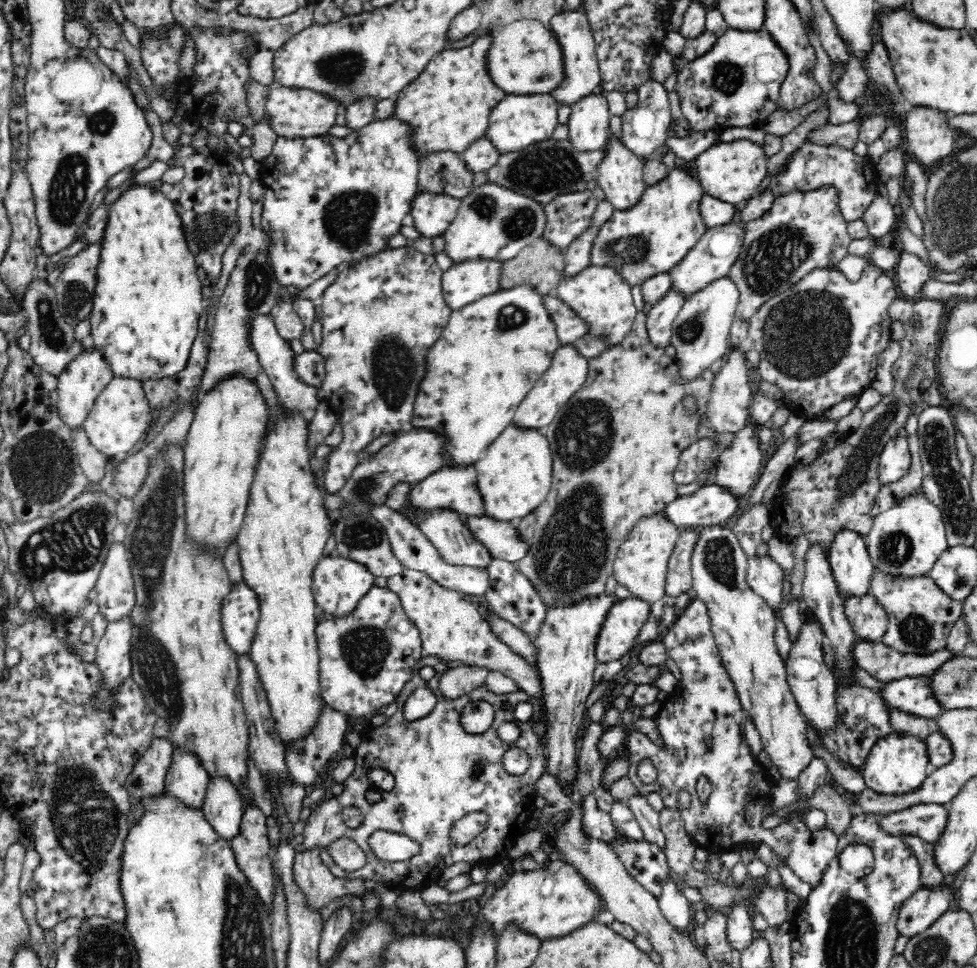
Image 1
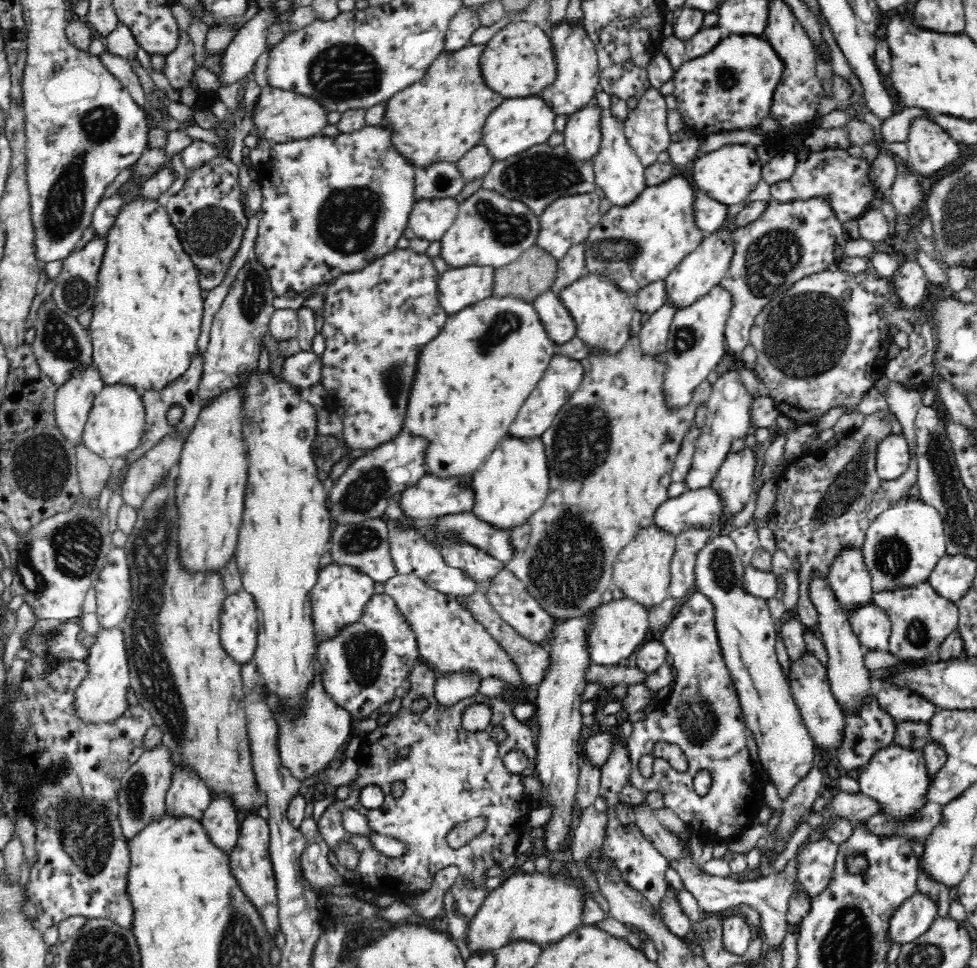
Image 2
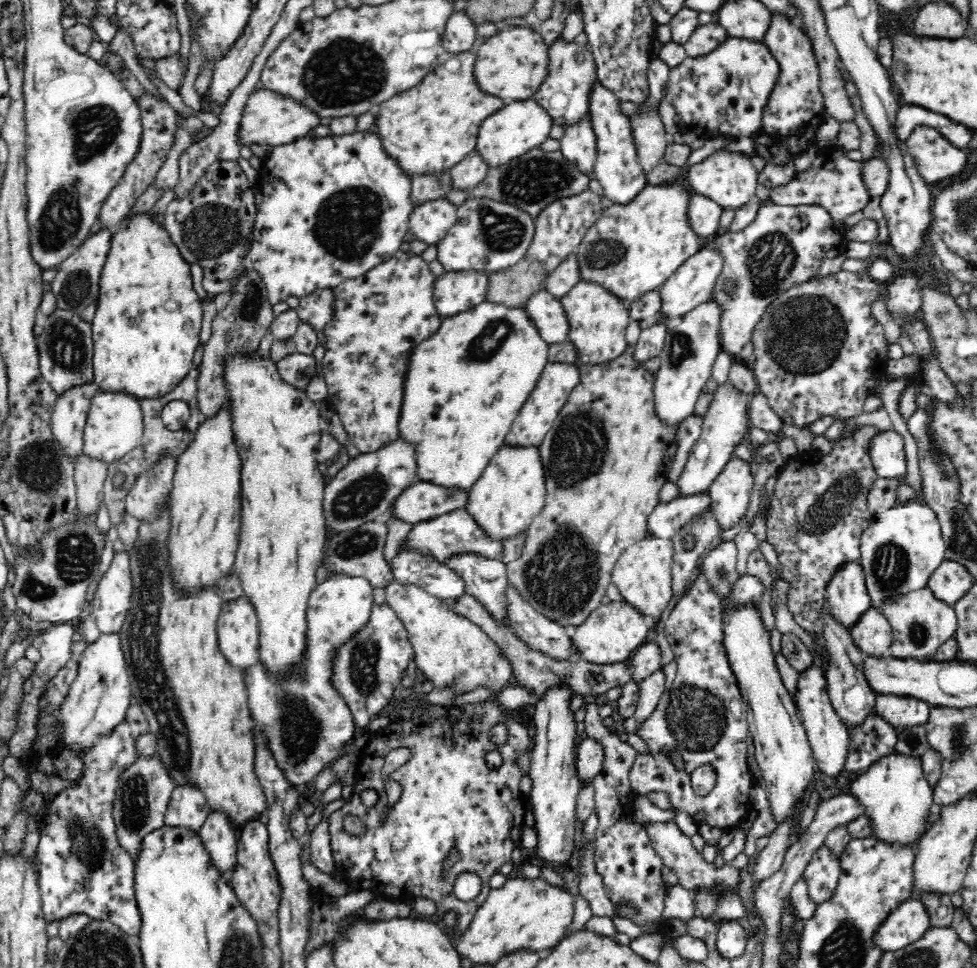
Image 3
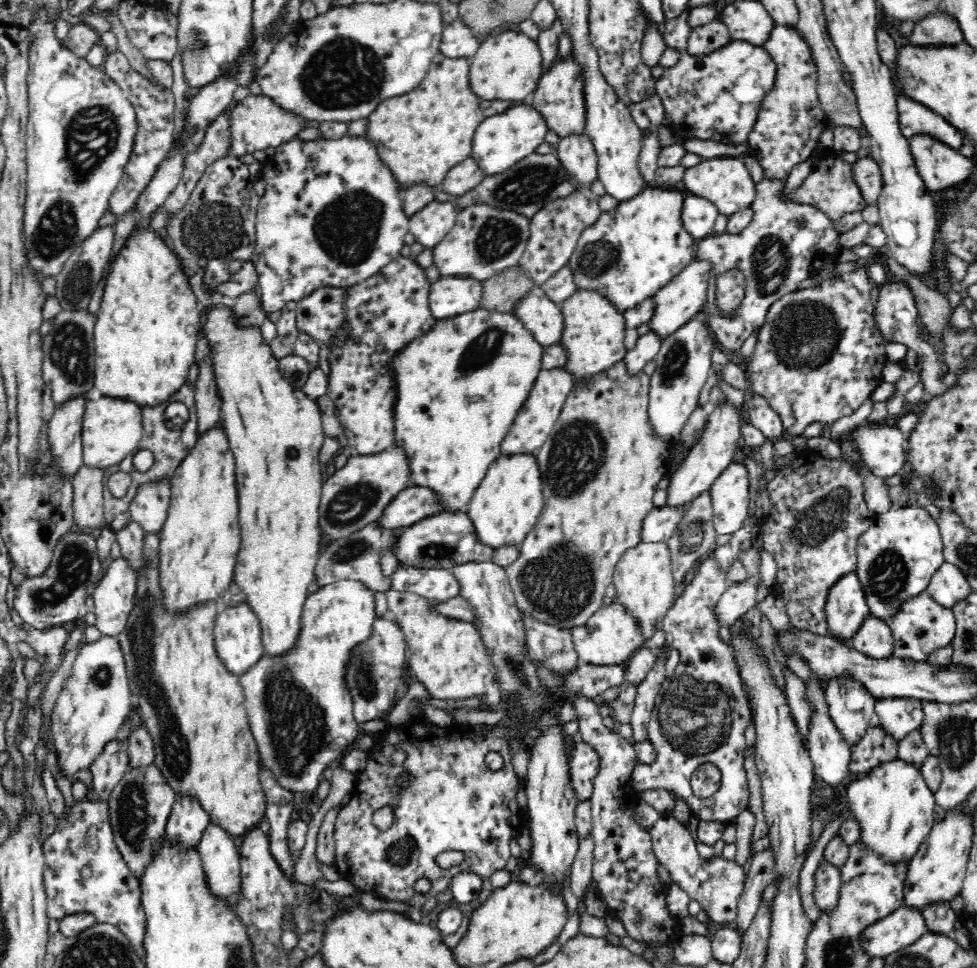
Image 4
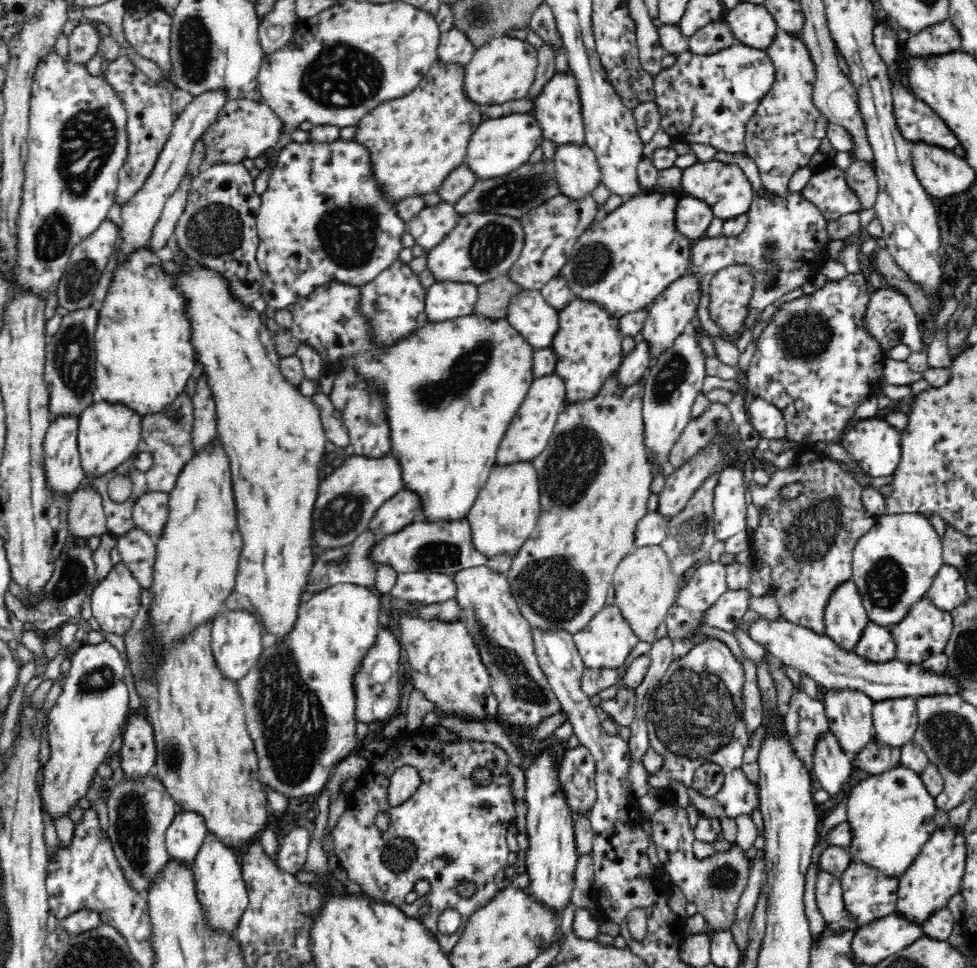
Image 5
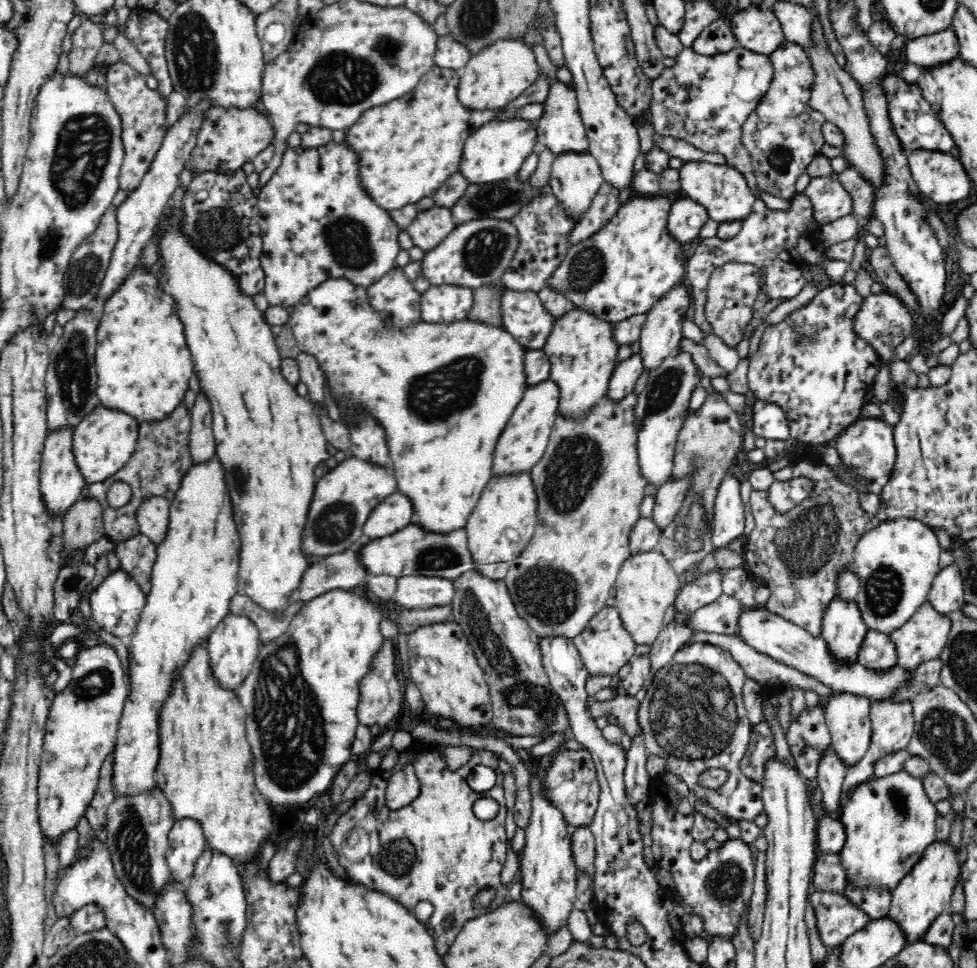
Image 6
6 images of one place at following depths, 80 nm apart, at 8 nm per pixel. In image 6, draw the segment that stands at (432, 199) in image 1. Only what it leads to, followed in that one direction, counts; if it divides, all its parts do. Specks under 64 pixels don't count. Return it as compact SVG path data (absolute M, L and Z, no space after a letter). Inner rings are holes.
M435 205L430 210L420 212L406 230L414 246L427 253L442 243L458 225L450 208Z

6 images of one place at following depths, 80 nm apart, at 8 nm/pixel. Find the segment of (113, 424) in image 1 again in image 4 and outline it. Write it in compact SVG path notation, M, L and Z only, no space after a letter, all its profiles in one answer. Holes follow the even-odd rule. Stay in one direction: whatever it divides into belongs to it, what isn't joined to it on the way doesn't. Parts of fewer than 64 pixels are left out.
M102 395L99 400L88 400L82 424L83 462L102 468L118 464L137 451L143 430L138 403L110 395Z

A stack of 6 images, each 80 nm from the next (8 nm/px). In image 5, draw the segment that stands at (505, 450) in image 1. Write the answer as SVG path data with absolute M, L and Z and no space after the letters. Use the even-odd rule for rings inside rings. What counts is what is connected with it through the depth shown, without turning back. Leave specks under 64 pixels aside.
M533 461L496 462L466 516L470 521L474 546L488 558L498 554L514 556L537 525L541 513L539 486Z

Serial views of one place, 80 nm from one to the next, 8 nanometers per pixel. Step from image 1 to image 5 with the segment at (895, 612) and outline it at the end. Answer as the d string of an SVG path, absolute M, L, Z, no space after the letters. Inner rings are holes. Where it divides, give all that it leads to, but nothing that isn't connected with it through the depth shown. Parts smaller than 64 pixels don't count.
M927 596L918 599L918 602L908 607L902 620L890 626L892 638L896 643L895 659L911 665L924 663L928 658L946 649L953 628L951 611L937 607Z

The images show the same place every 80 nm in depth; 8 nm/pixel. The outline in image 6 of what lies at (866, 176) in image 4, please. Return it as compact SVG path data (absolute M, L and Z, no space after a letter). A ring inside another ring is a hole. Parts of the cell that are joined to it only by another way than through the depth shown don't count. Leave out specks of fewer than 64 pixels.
M848 166L841 174L841 182L854 200L854 214L859 219L873 213L876 189L870 180L858 169Z

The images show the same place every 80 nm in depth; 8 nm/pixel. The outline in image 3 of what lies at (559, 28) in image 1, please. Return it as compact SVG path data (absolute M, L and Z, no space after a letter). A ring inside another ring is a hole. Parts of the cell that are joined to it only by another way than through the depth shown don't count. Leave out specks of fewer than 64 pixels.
M560 34L549 44L549 59L549 77L533 98L550 113L553 124L568 126L579 121L589 110L590 94L598 82L595 58L584 44L566 41Z

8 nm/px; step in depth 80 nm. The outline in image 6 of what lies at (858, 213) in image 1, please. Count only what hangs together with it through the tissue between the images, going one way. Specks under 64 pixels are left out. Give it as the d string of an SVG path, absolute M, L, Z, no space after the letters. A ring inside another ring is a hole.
M833 172L830 176L811 178L804 194L814 206L816 221L822 224L853 212L854 200L843 186L838 172Z

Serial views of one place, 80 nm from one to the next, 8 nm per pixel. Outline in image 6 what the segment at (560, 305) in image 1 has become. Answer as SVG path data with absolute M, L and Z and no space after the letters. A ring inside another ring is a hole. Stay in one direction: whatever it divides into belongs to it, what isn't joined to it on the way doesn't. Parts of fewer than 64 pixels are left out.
M507 289L502 292L502 299L501 326L528 349L546 346L556 319L544 307L538 293Z

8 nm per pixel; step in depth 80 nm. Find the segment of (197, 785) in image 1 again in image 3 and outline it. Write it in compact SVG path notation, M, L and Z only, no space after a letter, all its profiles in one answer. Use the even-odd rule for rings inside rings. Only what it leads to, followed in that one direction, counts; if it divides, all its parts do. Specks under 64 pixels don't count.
M180 783L168 799L165 825L192 827L198 831L210 811L206 794L200 788L192 783Z

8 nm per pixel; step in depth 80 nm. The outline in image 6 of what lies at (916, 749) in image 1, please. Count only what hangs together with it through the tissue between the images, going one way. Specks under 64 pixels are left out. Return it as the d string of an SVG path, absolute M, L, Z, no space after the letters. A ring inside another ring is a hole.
M900 769L898 772L890 773L882 777L874 778L868 782L862 782L854 790L854 792L849 794L849 800L847 804L843 806L843 814L841 821L846 827L846 844L840 852L840 857L842 857L842 863L844 863L844 869L846 869L847 879L850 881L856 881L856 883L862 883L862 885L867 885L868 883L876 883L876 885L884 885L886 887L893 888L910 872L910 869L914 866L915 862L921 857L923 850L936 838L936 817L938 816L938 811L933 800L929 798L926 793L925 787L923 786L923 779L911 775L906 769Z

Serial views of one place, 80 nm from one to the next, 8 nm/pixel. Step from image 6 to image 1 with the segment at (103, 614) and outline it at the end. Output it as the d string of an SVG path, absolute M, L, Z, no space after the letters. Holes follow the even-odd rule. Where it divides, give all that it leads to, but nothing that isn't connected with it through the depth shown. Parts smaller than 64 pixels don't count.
M113 542L110 546L104 566L101 568L95 590L99 611L108 617L108 622L130 615L136 604L136 589L125 543Z

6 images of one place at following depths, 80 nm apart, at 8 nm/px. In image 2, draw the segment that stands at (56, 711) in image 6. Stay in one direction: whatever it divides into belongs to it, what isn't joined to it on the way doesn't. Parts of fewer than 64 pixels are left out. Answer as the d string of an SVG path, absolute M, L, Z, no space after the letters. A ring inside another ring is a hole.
M121 625L108 627L99 631L96 642L90 648L90 657L88 661L84 661L91 670L89 678L83 682L82 686L76 694L76 702L74 702L75 710L79 714L79 718L87 720L87 722L110 722L116 720L118 716L122 716L126 712L126 697L128 688L130 688L129 675L129 654L125 647L124 629Z

